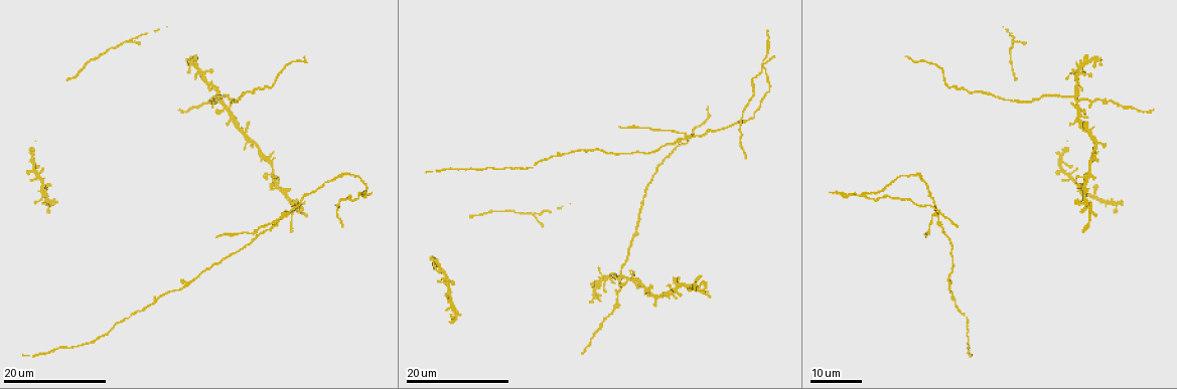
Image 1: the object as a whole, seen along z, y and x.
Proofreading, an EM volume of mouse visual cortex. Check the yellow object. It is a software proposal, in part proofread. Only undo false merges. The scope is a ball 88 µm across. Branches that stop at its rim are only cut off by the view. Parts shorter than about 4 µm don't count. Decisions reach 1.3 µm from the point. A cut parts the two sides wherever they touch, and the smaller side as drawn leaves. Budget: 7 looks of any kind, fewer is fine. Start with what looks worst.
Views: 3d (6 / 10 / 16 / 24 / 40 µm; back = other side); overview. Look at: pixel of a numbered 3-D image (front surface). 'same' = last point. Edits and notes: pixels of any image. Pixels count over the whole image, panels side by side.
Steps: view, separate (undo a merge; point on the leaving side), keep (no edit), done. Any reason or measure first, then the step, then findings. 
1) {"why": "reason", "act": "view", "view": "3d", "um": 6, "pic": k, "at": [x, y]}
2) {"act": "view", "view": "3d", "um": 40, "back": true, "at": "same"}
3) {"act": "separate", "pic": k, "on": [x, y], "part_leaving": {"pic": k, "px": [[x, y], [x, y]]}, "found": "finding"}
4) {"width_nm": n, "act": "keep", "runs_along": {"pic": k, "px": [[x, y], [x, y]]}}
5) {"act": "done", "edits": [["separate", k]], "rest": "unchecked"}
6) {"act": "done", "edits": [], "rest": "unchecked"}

{"why": "four-way junction", "act": "view", "view": "3d", "um": 16, "pic": 1, "at": [865, 195]}

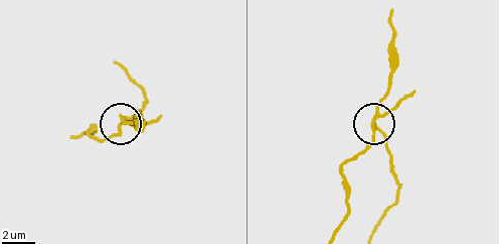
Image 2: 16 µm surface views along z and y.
{"act": "view", "view": "3d", "um": 6, "pic": 2, "at": [373, 122]}

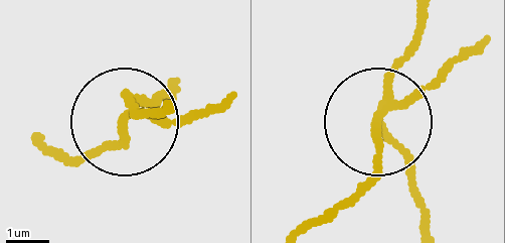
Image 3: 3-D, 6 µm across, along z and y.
{"width_nm": 180, "act": "separate", "pic": 3, "on": [190, 122], "part_leaving": {"pic": 3, "px": [[387, 109], [373, 169], [312, 224]]}, "found": "two neurons meet here"}

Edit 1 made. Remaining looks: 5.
{"why": "four or more arms meet", "act": "view", "view": "3d", "um": 24, "pic": 1, "at": [1077, 97]}

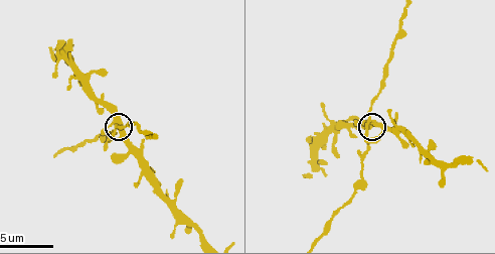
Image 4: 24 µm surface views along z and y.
{"act": "view", "view": "3d", "um": 10, "at": "same"}

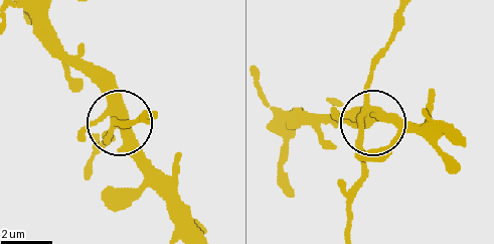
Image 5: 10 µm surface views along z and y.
{"arms": 5, "act": "keep", "found": "continuous, no second neuron"}

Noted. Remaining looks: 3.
{"why": "three arms meet", "act": "view", "view": "3d", "um": 10, "pic": 4, "at": [73, 67]}

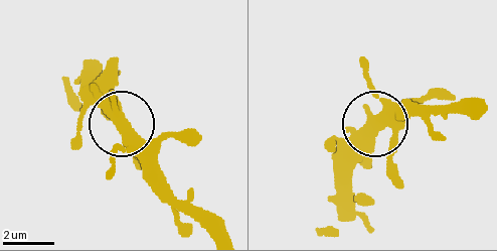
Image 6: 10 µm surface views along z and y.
{"why": "other side", "act": "view", "view": "3d", "um": 10, "back": true, "pic": 6, "at": [120, 122]}

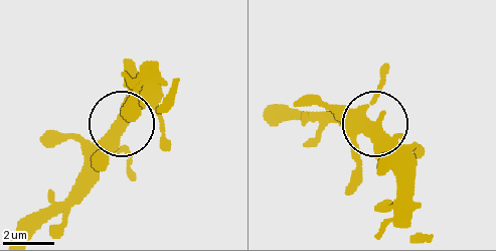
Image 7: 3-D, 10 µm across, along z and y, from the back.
{"act": "keep", "found": "one neuron here"}

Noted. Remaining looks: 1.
{"act": "done", "edits": [["separate", 3]], "rest": "unchecked"}

